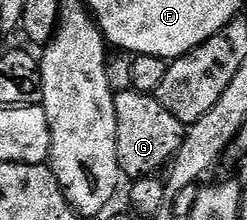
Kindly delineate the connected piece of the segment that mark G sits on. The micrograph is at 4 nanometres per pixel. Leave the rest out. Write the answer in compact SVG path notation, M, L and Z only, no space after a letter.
M118 91L113 98L117 119L119 166L122 173L133 182L145 177L156 177L179 150L185 137L186 125L181 124L179 118L175 118L175 114L163 110L156 95L148 92L124 91Z

